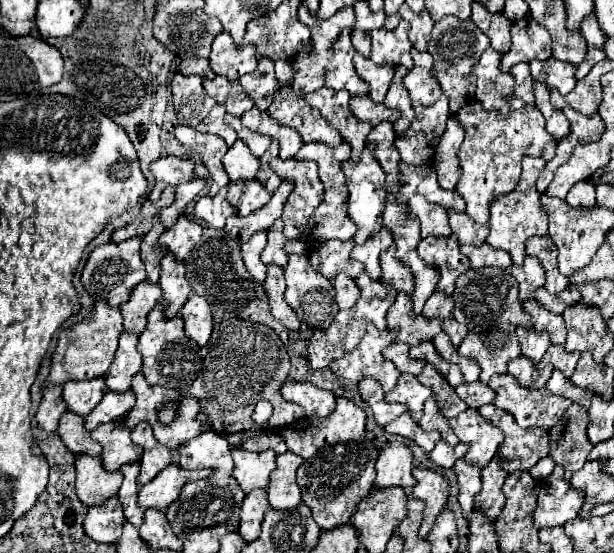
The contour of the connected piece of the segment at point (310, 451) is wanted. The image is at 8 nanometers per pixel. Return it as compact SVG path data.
M338 397L332 415L320 421L300 419L292 425L272 427L268 423L270 415L272 403L260 401L252 413L252 421L256 427L242 431L244 439L256 437L264 431L278 433L284 439L288 451L300 453L302 457L302 465L296 473L296 483L302 491L302 501L310 507L318 527L322 531L332 531L340 525L346 525L350 517L356 513L356 503L360 503L360 499L364 499L364 495L372 491L372 481L376 477L374 463L378 459L378 447L366 437L364 409L356 407L346 397Z

